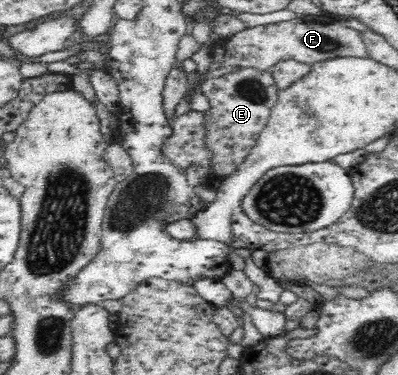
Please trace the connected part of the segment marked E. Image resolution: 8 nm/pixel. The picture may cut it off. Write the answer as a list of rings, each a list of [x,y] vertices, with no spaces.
[[[240,67],[238,71],[204,80],[201,90],[209,101],[209,109],[202,113],[204,144],[210,150],[210,172],[227,178],[250,155],[277,103],[279,87],[270,69]]]

